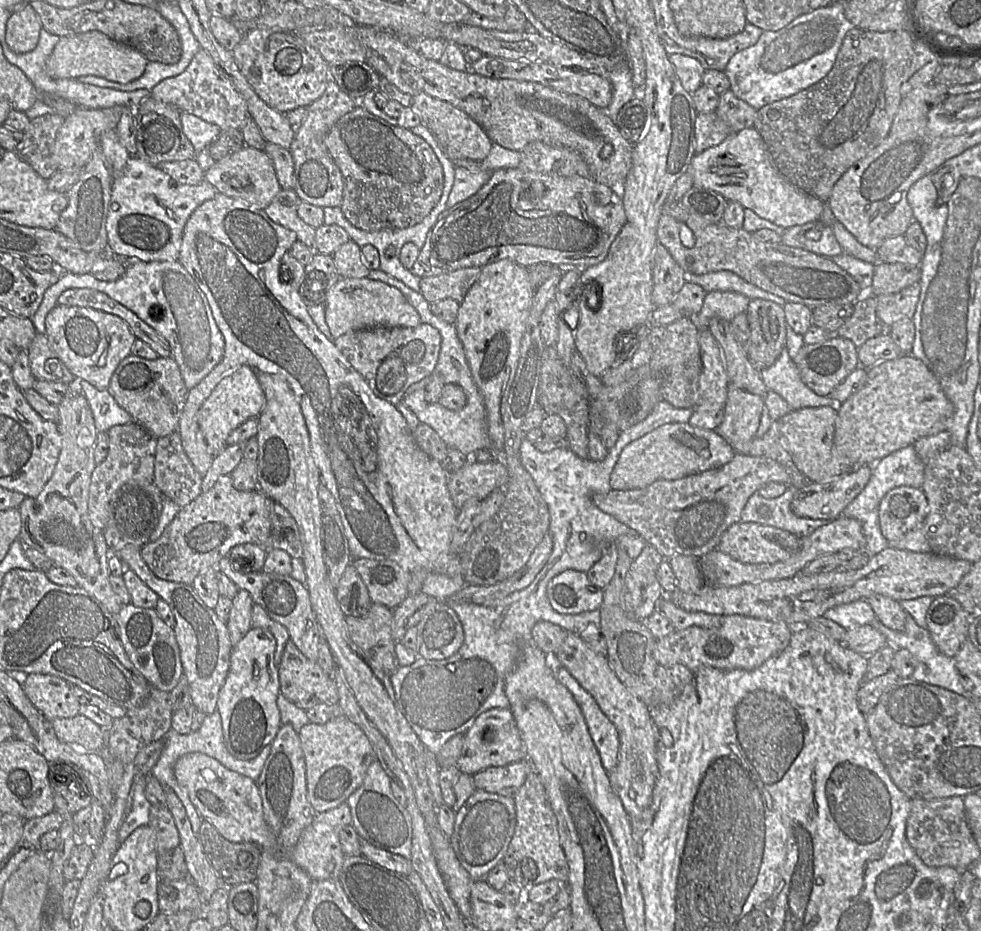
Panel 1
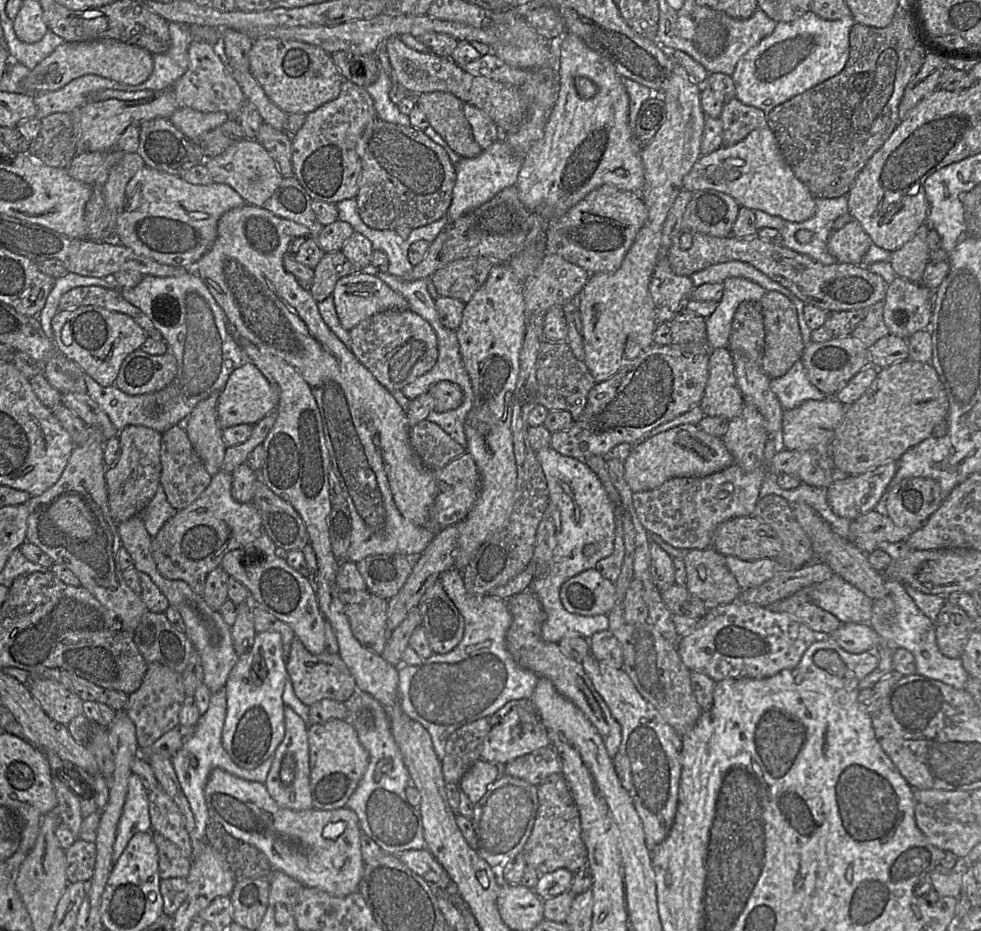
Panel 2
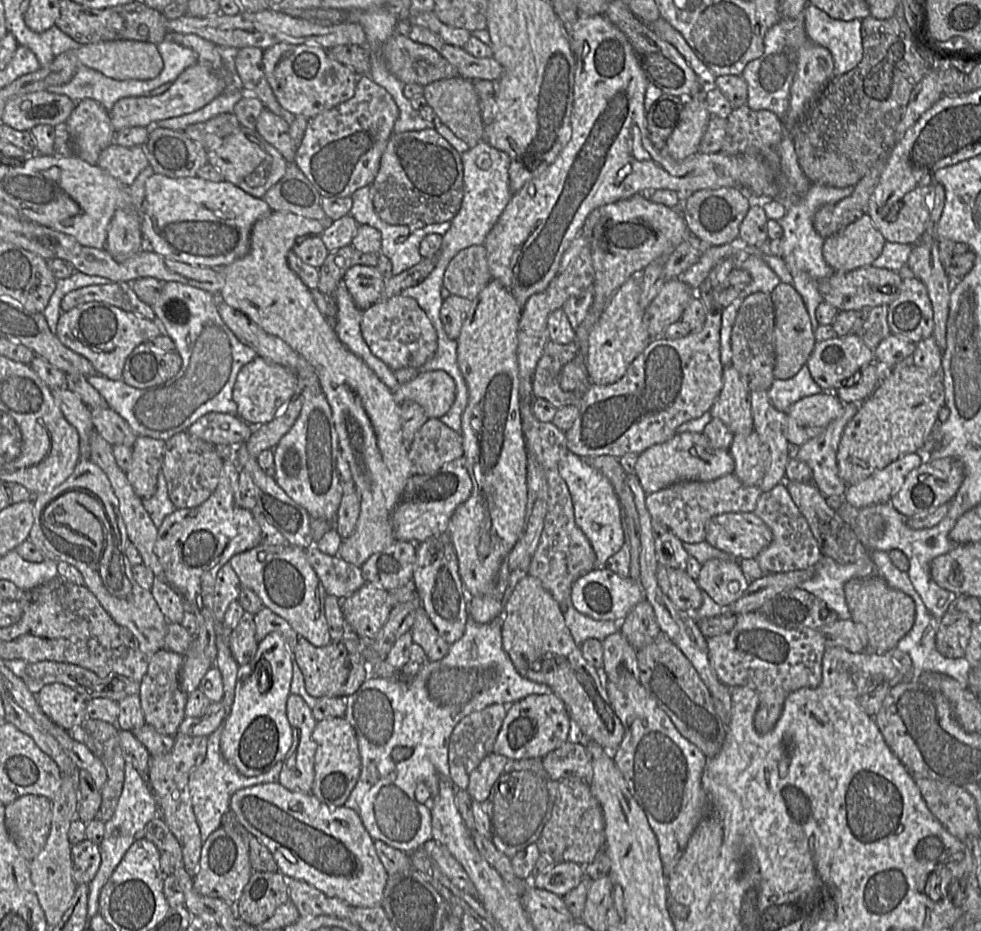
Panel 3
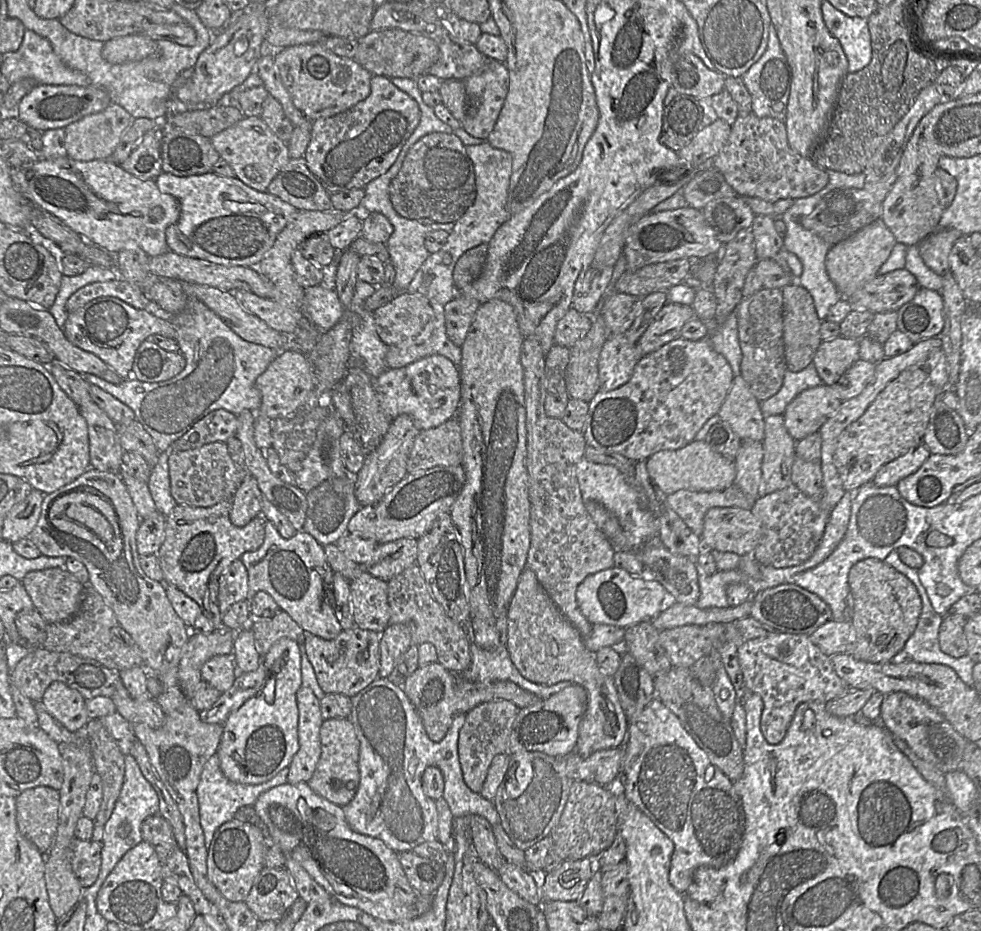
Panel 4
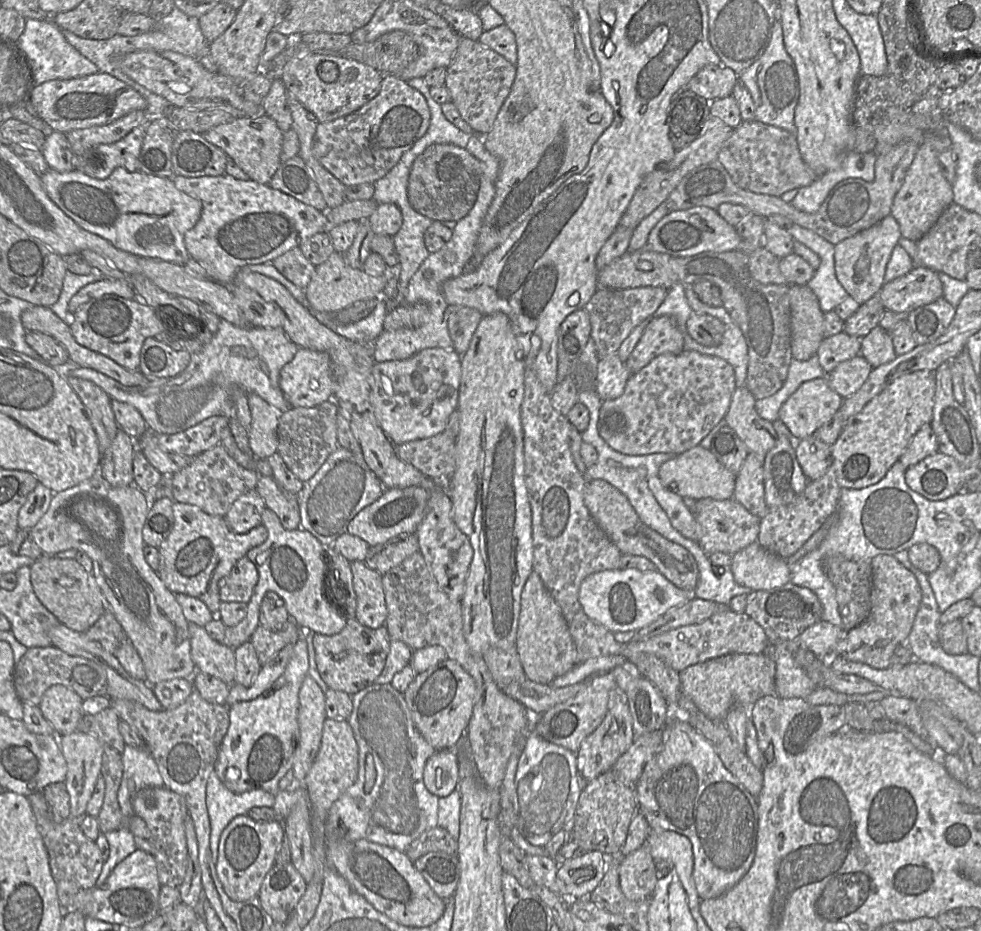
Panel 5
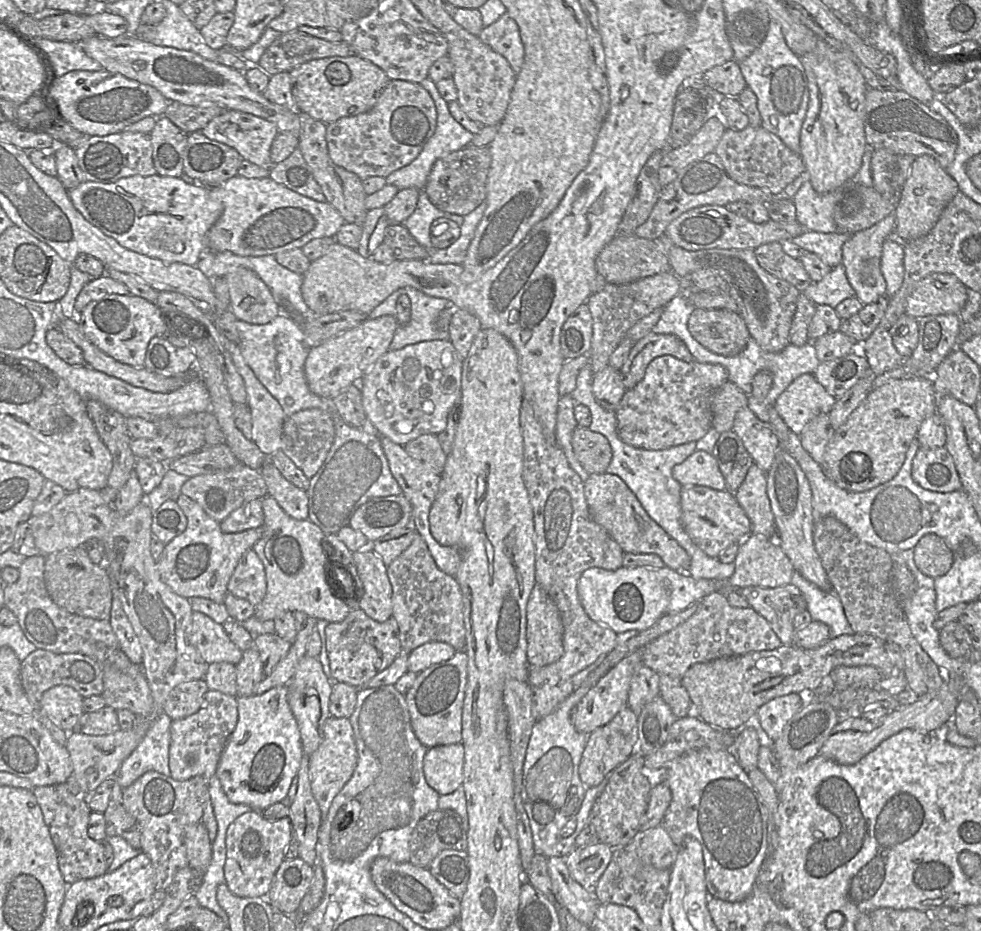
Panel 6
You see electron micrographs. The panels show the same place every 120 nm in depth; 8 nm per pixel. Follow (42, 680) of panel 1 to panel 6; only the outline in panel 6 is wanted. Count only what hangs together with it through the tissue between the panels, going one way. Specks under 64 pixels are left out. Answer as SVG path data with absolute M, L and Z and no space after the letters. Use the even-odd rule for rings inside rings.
M56 685L42 694L38 708L61 729L71 732L84 713L83 700L84 698L72 687Z

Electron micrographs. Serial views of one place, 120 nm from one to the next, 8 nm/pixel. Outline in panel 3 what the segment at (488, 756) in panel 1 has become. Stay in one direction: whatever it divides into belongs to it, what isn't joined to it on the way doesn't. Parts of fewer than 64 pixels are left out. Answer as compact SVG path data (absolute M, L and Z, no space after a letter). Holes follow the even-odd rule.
M554 693L529 695L507 705L507 713L493 747L493 753L510 760L543 758L577 734L564 702Z

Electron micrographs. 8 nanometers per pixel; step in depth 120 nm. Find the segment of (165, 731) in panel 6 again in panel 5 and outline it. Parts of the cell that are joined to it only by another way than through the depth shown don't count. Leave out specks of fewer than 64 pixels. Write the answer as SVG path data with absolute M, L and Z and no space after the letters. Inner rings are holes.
M126 745L122 752L123 775L118 790L118 802L122 818L134 815L132 797L140 789L148 786L165 787L157 764L145 748Z

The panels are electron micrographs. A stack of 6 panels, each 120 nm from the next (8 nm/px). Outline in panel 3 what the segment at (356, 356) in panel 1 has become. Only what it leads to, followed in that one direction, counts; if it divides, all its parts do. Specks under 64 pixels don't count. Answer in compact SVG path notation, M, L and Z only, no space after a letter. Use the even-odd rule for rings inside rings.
M396 295L379 300L363 312L360 328L371 352L393 371L418 368L429 361L437 350L436 330L413 298Z

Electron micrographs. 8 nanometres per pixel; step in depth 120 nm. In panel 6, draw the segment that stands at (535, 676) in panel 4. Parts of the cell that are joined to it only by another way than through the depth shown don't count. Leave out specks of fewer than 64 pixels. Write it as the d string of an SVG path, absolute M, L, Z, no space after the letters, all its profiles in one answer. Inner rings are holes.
M535 583L527 603L527 660L530 667L557 661L564 653L564 627L557 606ZM627 705L610 722L589 735L578 769L580 779L587 788L598 786L617 766L636 752L637 715Z

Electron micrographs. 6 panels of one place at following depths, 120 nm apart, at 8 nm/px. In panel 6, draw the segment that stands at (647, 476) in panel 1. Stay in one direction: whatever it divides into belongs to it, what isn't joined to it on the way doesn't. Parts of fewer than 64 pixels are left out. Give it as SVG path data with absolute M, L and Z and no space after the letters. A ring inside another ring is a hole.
M697 450L682 463L674 466L673 478L681 486L705 486L726 490L725 479L712 453Z

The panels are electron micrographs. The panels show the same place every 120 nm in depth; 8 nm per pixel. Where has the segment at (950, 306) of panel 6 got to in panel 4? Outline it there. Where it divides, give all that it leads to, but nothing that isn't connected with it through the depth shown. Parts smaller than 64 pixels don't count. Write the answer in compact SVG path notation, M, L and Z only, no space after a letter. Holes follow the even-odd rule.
M903 268L876 275L845 298L856 309L869 310L875 314L897 312L915 297L920 288L916 277Z

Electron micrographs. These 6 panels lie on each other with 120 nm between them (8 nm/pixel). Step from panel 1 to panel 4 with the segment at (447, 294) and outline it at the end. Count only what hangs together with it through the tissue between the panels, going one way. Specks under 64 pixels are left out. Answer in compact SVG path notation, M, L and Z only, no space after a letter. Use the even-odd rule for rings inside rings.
M480 244L466 251L456 262L453 282L460 293L481 275L487 258L488 244Z

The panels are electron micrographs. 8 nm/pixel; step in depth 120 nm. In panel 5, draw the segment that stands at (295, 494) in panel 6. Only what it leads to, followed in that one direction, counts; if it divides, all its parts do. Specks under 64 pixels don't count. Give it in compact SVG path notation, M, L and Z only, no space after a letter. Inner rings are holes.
M259 475L256 490L263 498L266 508L277 514L285 529L295 530L300 527L297 495L286 493L273 476Z

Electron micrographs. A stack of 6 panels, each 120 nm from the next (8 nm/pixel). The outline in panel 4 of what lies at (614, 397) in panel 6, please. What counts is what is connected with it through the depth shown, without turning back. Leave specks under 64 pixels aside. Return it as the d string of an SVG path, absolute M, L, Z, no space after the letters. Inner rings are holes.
M627 334L607 338L598 359L600 391L609 392L626 384L641 358L636 346Z

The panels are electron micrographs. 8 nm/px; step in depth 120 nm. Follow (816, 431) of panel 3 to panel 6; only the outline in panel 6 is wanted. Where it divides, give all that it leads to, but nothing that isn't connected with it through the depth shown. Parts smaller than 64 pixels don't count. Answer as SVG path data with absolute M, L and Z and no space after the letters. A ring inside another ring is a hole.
M805 373L791 382L776 399L774 406L789 429L799 436L808 423L816 416L823 413L829 413L833 408L836 399L837 397L827 391L827 389L816 379L814 373Z

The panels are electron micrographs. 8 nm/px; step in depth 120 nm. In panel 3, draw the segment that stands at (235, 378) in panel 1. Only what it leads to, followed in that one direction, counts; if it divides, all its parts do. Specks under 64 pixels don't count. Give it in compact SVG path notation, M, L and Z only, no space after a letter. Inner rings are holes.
M256 357L241 368L233 387L232 397L237 404L237 416L252 427L273 420L291 400L297 386L297 376L290 369Z

